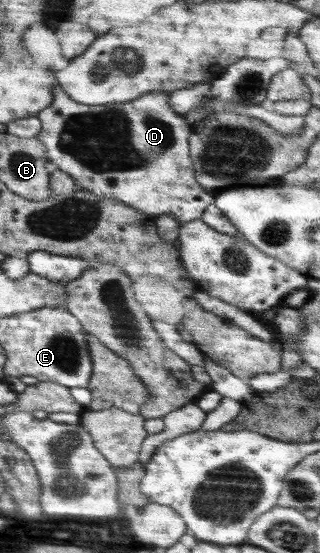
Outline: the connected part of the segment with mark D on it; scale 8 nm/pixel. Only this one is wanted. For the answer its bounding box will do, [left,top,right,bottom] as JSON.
[36,86,215,227]

